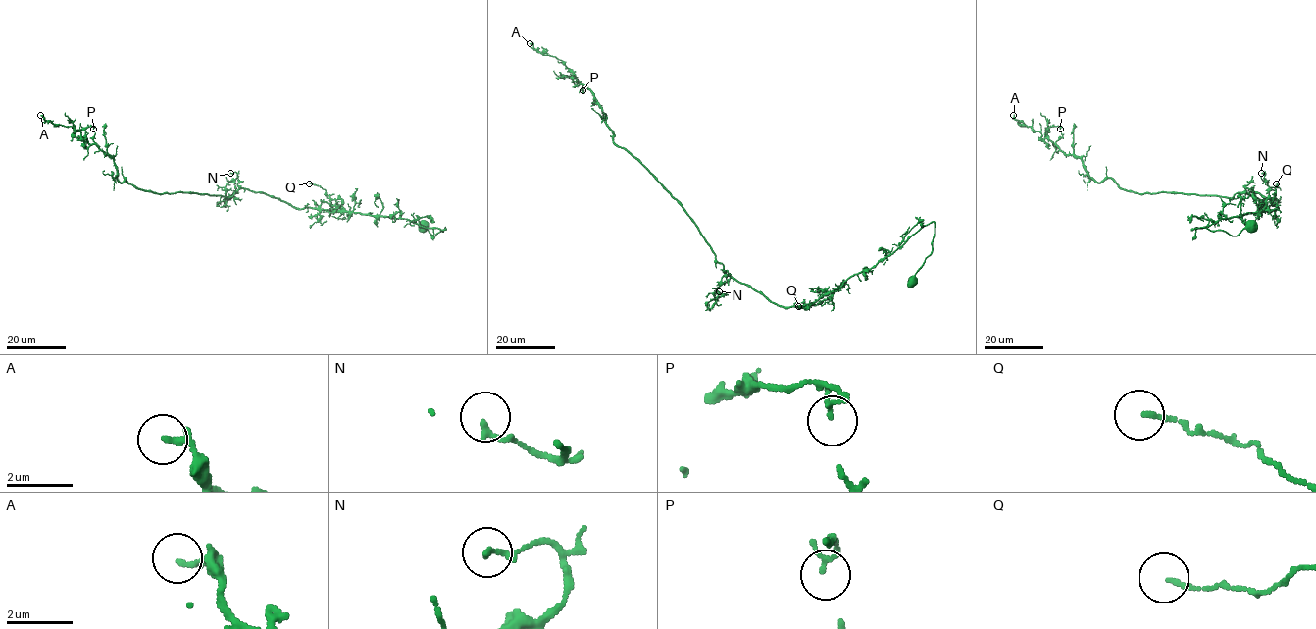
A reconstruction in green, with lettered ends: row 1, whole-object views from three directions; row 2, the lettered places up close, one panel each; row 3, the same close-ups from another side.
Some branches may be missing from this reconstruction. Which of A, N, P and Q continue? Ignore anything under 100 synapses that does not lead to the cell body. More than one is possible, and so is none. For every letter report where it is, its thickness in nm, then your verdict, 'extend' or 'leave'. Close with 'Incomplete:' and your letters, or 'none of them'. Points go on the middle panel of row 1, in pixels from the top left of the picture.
A: at (530, 43); 200 nm thick; leave
N: at (719, 291); 160 nm thick; leave
P: at (582, 90); 100 nm thick; leave
Q: at (798, 306); 130 nm thick; leave
Incomplete: none of them

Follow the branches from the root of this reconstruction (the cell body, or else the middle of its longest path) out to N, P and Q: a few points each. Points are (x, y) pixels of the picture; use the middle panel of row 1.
N: (911, 280), (931, 252), (933, 222), (802, 307), (780, 306), (728, 276), (714, 299), (726, 294), (719, 291)
P: (911, 280), (933, 222), (812, 303), (770, 301), (725, 273), (564, 76), (582, 90)
Q: (911, 280), (931, 252), (933, 222), (923, 226), (875, 266), (851, 276), (829, 297), (807, 307), (798, 306)

